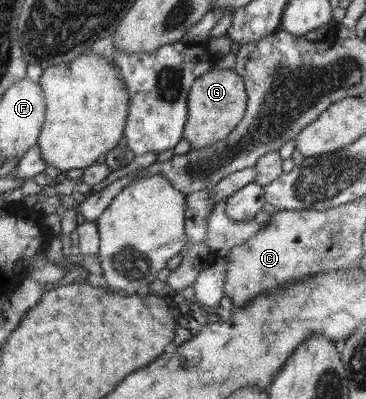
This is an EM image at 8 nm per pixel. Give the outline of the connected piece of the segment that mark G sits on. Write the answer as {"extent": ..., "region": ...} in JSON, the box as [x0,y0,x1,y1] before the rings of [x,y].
{"extent":[183,69,247,149],"region":[[[211,69],[203,76],[200,76],[191,86],[188,100],[188,118],[184,127],[183,138],[188,140],[192,149],[204,148],[213,142],[227,137],[233,128],[243,119],[247,109],[247,92],[242,78],[234,70]]]}

